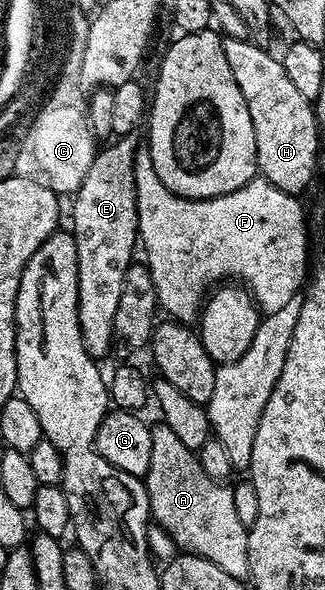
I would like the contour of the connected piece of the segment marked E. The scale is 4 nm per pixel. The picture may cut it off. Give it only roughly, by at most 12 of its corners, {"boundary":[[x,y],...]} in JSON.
{"boundary":[[136,138],[94,154],[73,199],[79,329],[110,354],[134,262]]}

